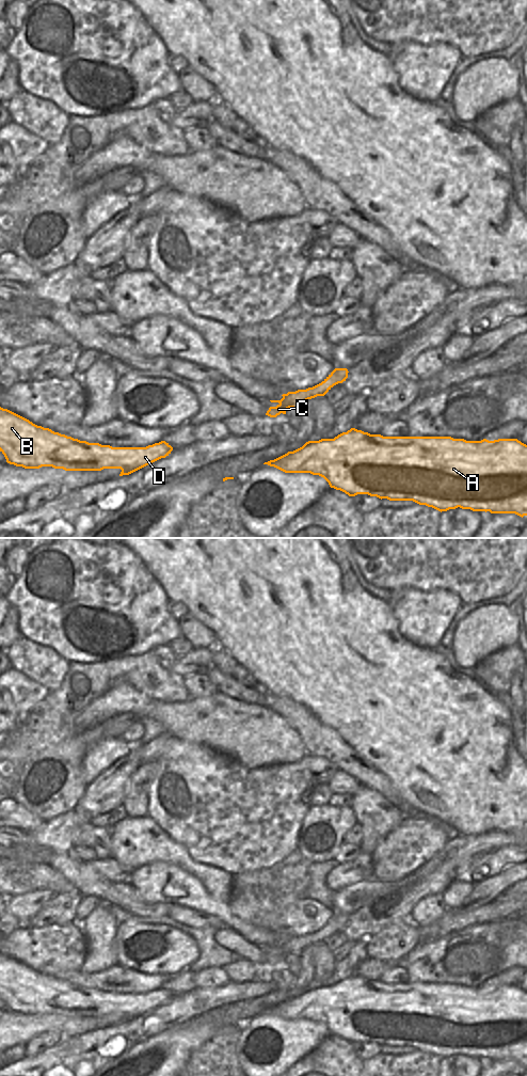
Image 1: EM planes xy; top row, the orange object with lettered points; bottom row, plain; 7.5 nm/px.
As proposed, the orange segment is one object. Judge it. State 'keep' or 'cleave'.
keep

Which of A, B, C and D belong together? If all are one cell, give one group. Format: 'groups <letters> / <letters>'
groups A B C D

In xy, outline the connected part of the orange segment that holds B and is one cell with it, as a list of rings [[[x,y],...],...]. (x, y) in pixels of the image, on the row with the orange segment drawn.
[[[0,407],[0,452],[6,462],[25,469],[52,466],[65,471],[101,471],[121,469],[119,476],[129,475],[171,454],[173,447],[165,441],[146,447],[112,447],[80,441],[49,428],[37,426],[29,420]]]

